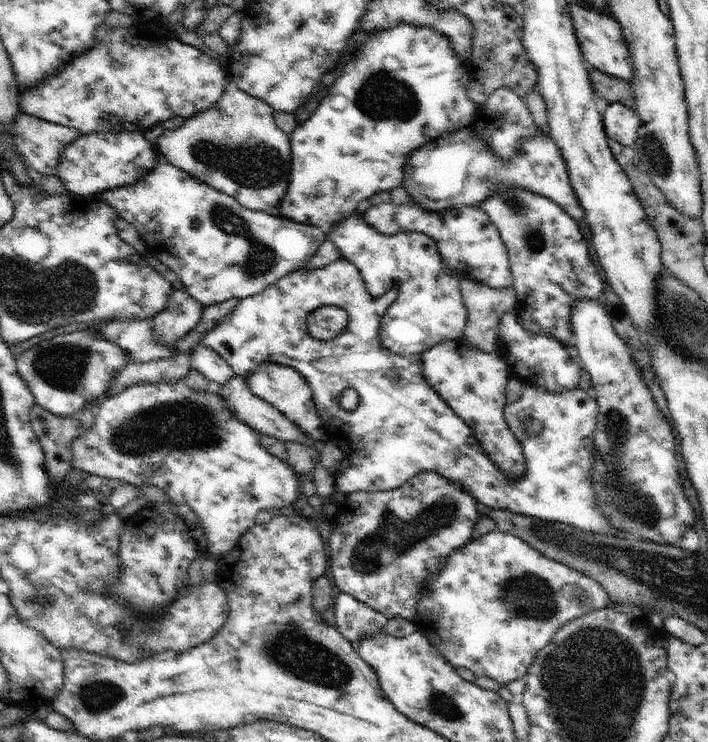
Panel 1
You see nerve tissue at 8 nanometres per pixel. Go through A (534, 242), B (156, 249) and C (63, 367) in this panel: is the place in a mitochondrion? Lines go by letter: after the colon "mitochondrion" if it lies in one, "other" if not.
A: mitochondrion
B: other
C: mitochondrion

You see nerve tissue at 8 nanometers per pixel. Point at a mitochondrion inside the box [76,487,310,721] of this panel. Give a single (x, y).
(170, 682)

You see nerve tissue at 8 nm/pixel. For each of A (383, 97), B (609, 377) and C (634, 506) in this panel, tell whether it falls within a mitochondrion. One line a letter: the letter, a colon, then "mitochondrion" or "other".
A: mitochondrion
B: other
C: mitochondrion

